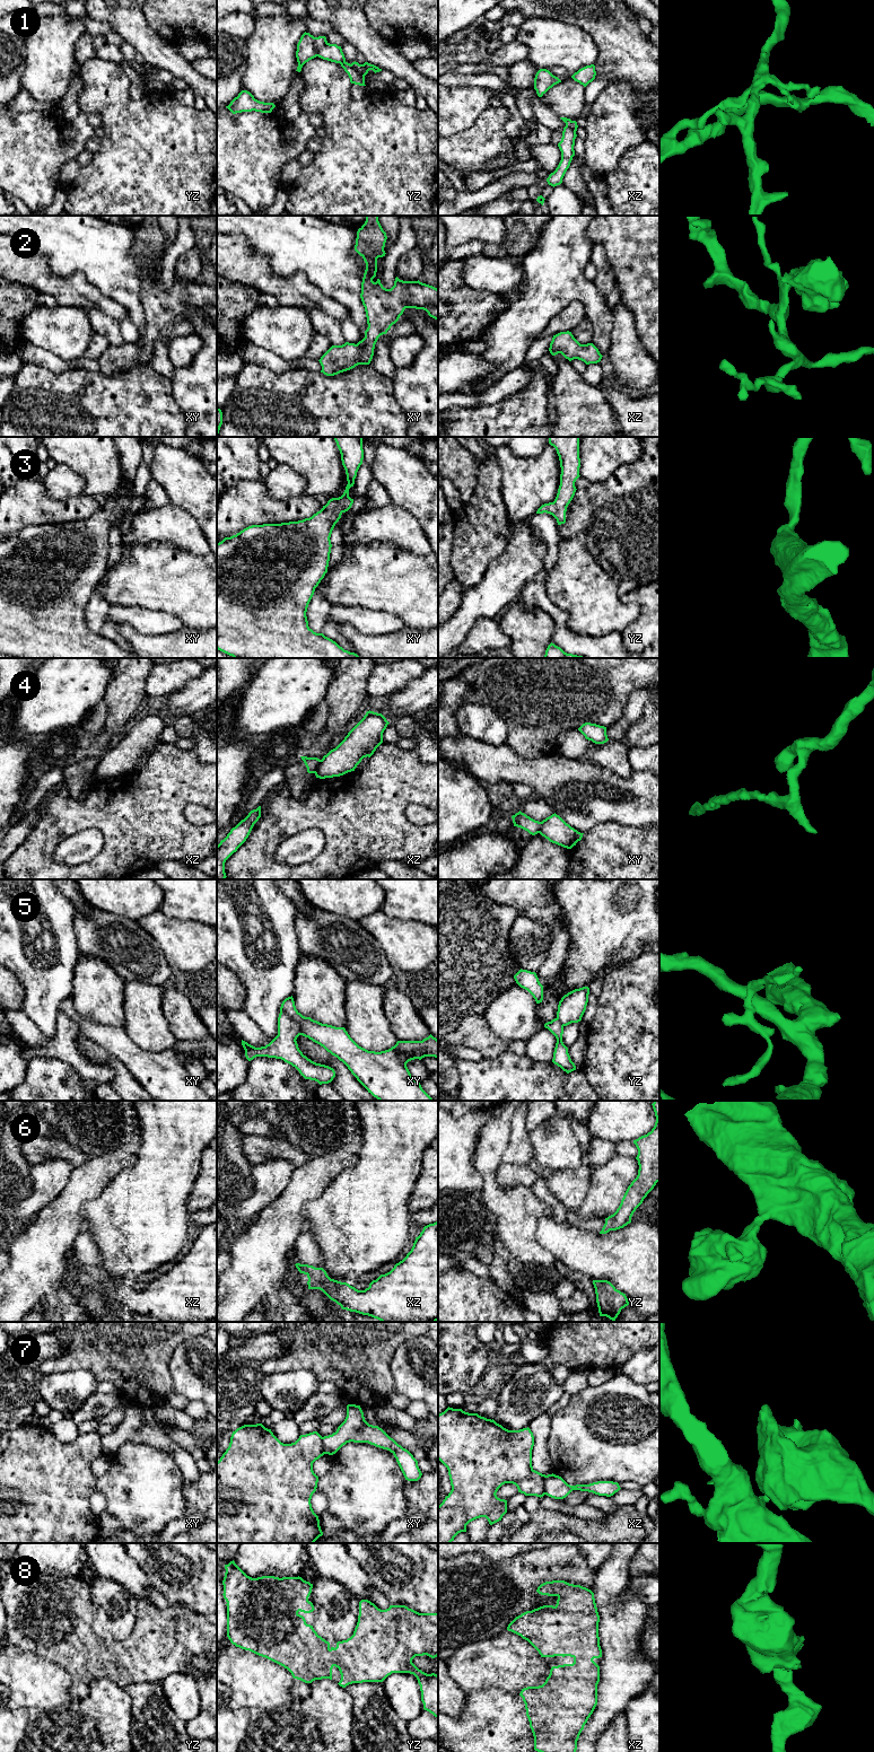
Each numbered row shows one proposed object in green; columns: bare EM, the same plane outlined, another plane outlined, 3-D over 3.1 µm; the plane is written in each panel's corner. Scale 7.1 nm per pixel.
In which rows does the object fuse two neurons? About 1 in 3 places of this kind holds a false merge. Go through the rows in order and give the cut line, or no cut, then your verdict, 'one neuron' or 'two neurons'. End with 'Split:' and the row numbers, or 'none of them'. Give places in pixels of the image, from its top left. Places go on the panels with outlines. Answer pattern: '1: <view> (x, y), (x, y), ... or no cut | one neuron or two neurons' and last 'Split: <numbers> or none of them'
1: yz (326, 41), (316, 55) | two neurons
2: no cut | one neuron
3: no cut | one neuron
4: xz (321, 760), (314, 772) | two neurons
5: xy (280, 1010), (298, 1025), (300, 1034) | two neurons
6: no cut | one neuron
7: xz (545, 1475), (544, 1494) | two neurons
8: no cut | one neuron
Split: 1, 4, 5, 7

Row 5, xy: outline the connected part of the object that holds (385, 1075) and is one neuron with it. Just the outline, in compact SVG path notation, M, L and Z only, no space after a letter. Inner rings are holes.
M292 996L282 1001L280 1011L299 1025L300 1035L342 1061L378 1101L434 1101L407 1067L414 1059L438 1058L438 1040L431 1034L422 1041L397 1041L391 1049L375 1052L359 1046L344 1027L303 1016L296 1009Z

